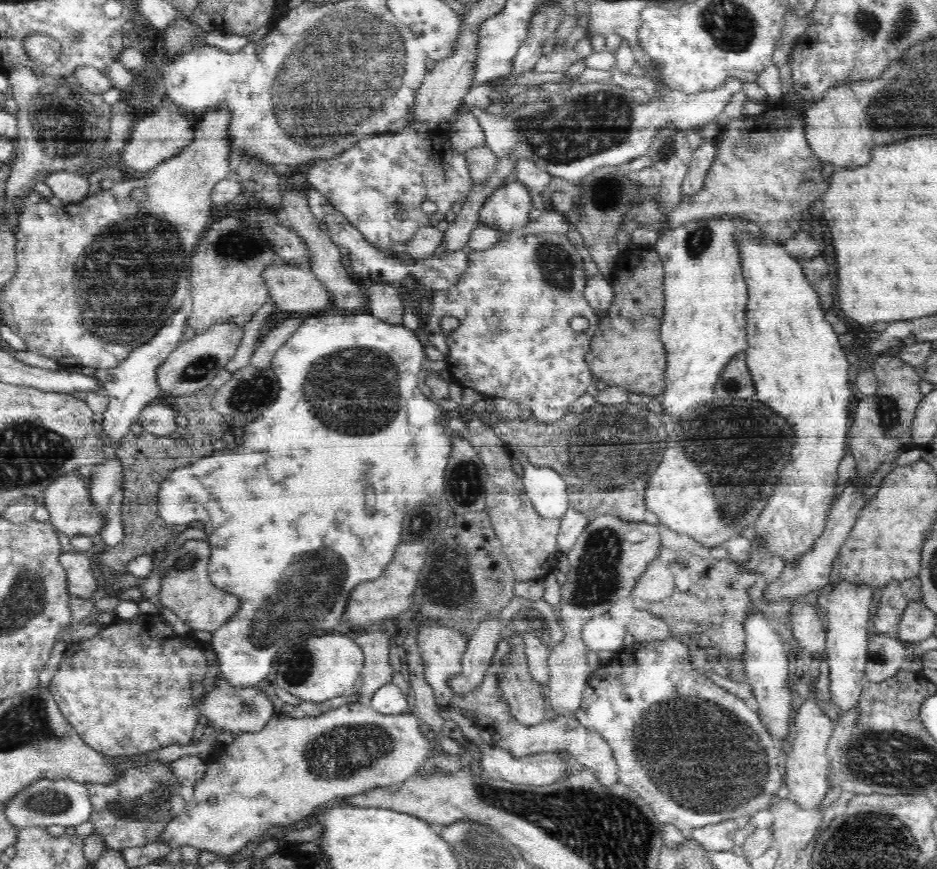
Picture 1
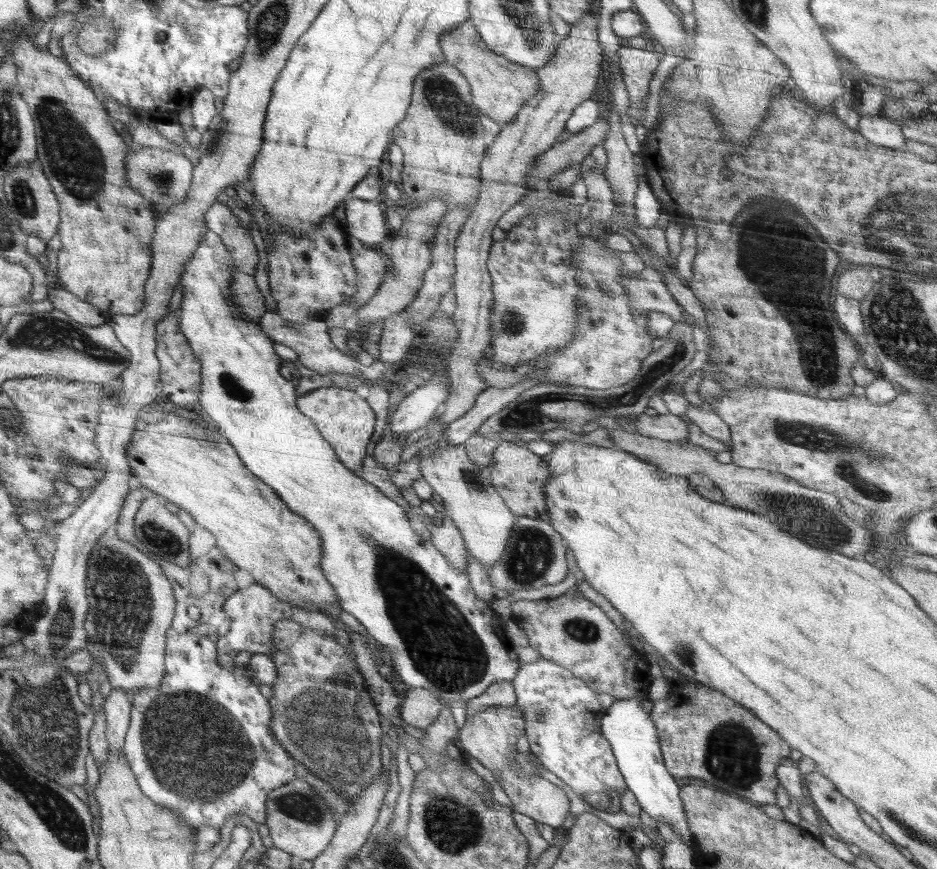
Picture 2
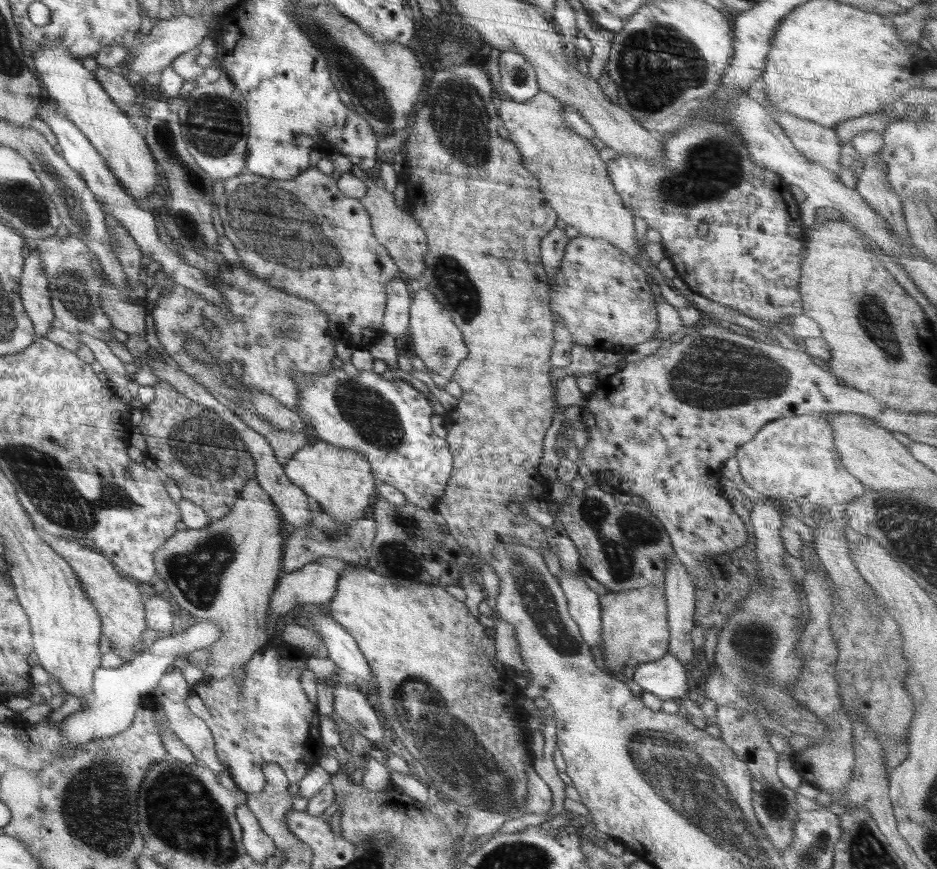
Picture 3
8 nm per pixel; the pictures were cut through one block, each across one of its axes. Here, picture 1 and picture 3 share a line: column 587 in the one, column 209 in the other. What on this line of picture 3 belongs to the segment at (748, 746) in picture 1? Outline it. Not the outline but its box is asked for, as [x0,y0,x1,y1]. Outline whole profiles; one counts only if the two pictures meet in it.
[186,642,323,793]

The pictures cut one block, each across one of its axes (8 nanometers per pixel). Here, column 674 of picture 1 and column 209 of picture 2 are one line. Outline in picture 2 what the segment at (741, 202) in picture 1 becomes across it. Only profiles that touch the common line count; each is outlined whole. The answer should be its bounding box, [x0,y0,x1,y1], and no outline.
[205,202,259,275]

